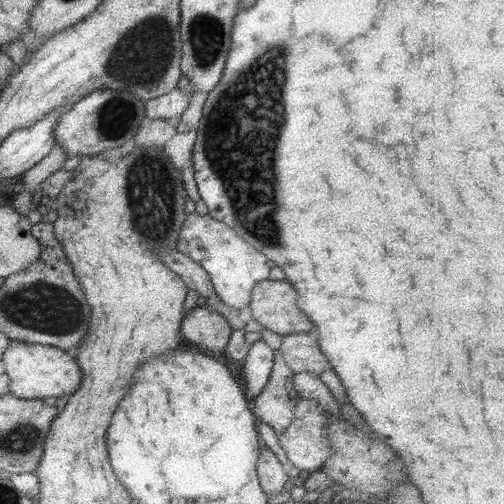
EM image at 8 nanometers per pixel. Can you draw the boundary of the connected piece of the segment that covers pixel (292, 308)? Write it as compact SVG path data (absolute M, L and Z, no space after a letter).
M266 279L254 285L249 307L252 310L253 318L259 324L282 337L290 333L308 333L315 328L314 322L300 310L296 304L296 299L298 299L298 292L294 290L292 284L288 284L286 280Z

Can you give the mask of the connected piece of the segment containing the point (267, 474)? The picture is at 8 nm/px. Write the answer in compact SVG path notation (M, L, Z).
M262 447L256 468L260 486L267 497L280 494L285 490L284 484L289 479L287 468L268 448Z

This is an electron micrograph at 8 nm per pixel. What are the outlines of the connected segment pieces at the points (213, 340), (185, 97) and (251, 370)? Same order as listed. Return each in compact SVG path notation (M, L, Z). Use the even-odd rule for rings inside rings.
M205 305L194 306L185 314L180 332L186 340L219 353L227 347L232 328L224 316Z
M176 87L172 92L149 99L145 102L146 120L177 121L189 105L191 91L182 91Z
M261 339L251 346L247 357L243 360L244 374L246 376L243 387L246 389L246 395L250 403L268 383L276 353L266 344L266 341Z

